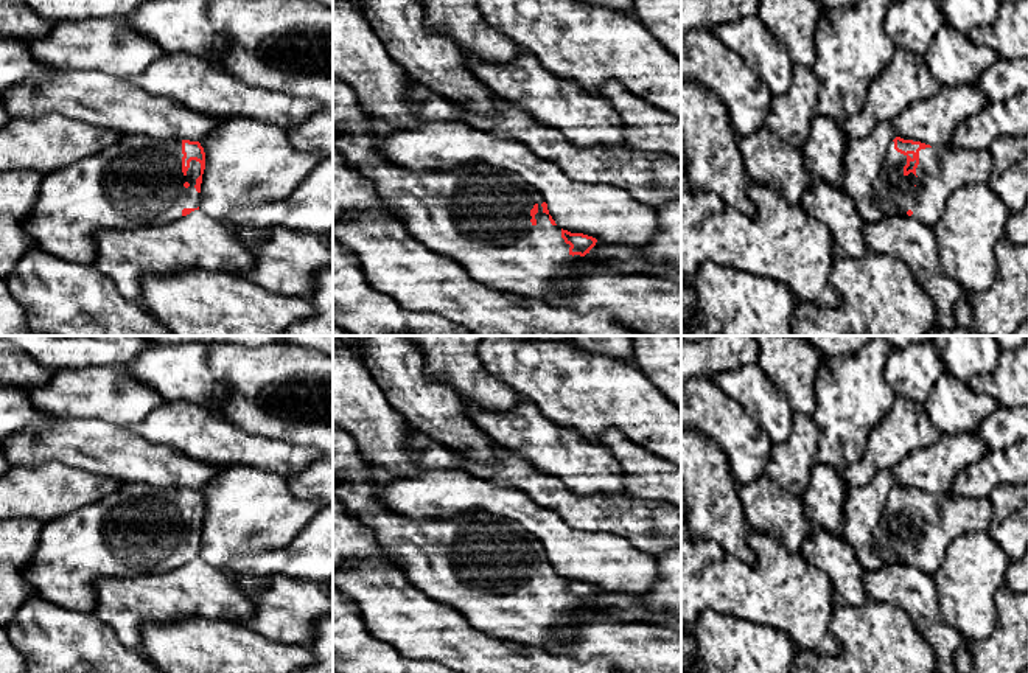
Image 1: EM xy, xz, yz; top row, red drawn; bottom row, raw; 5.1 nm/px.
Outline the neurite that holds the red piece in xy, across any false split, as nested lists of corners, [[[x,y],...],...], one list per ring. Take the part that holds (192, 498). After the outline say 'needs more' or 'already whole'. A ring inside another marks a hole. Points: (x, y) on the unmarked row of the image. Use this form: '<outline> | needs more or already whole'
[[[121,483],[101,500],[44,522],[36,556],[23,577],[48,603],[93,612],[100,580],[165,574],[199,558],[204,518],[205,500],[199,490]]] | needs more

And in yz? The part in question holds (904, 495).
[[[896,485],[872,541],[885,566],[897,561],[935,575],[952,541],[969,532],[988,532],[992,518],[988,497],[930,494]]] | needs more

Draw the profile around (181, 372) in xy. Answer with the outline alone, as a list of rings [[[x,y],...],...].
[[[205,343],[149,347],[124,368],[162,401],[207,406],[229,398],[229,385],[218,381],[207,364]]]

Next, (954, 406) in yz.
[[[946,373],[924,407],[941,434],[977,434],[998,404],[992,396],[975,392],[969,382]]]

